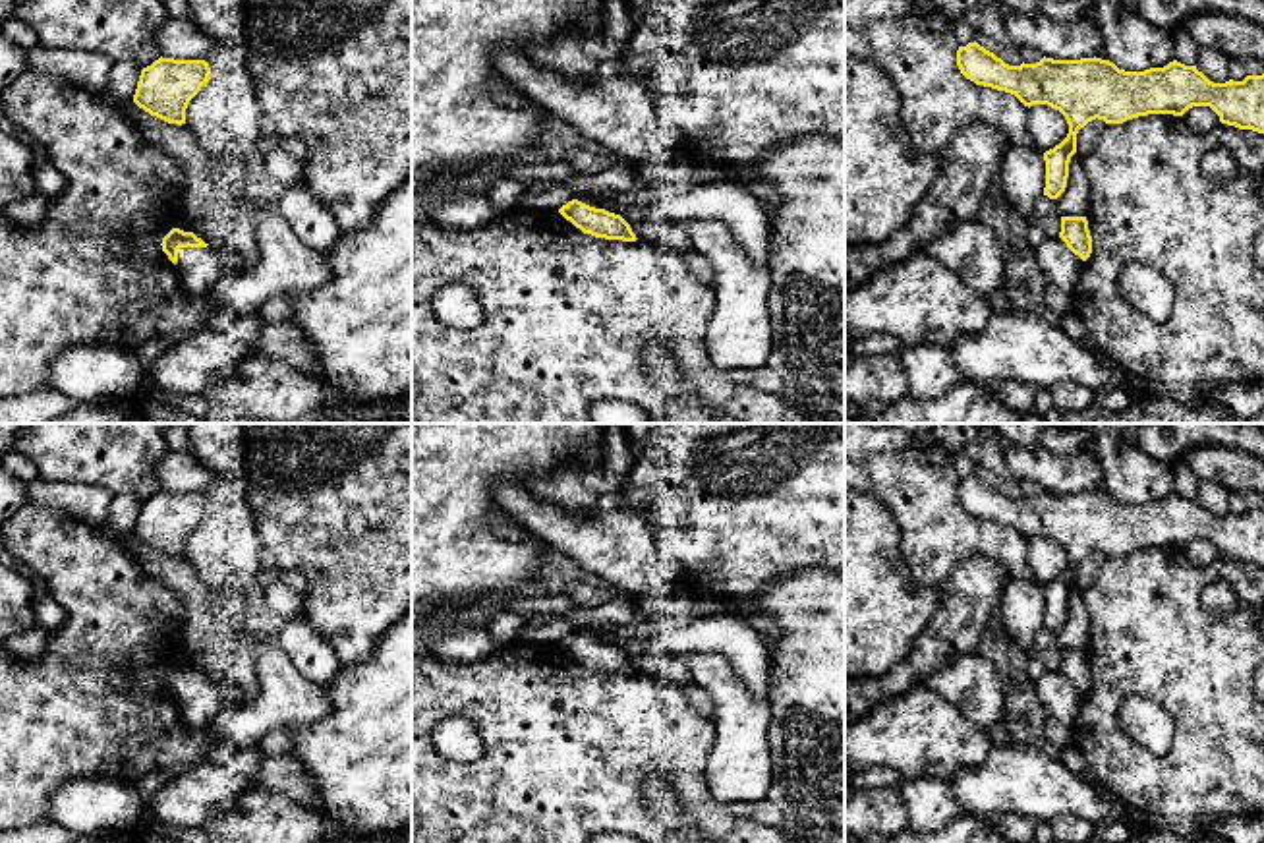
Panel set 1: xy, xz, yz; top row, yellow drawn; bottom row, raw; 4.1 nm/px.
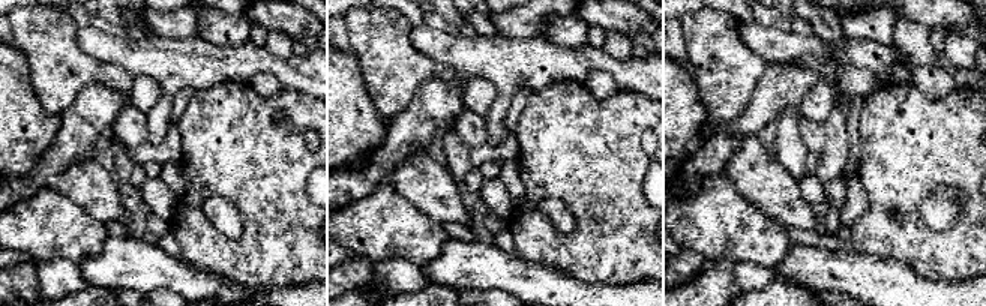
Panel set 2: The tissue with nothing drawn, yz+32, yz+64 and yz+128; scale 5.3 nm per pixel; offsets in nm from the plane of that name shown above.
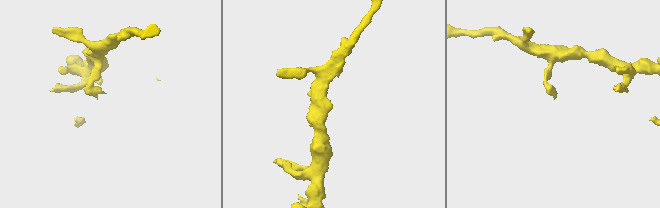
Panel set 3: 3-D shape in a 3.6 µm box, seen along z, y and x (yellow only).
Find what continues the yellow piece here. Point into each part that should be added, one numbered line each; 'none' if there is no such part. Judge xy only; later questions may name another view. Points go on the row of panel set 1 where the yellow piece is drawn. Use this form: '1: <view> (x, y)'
1: xy (198, 269)

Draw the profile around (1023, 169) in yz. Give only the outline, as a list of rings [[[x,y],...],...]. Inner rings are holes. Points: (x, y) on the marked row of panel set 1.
[[[1011,145],[999,166],[999,180],[1007,205],[1028,222],[1046,188],[1046,160],[1034,147]]]

